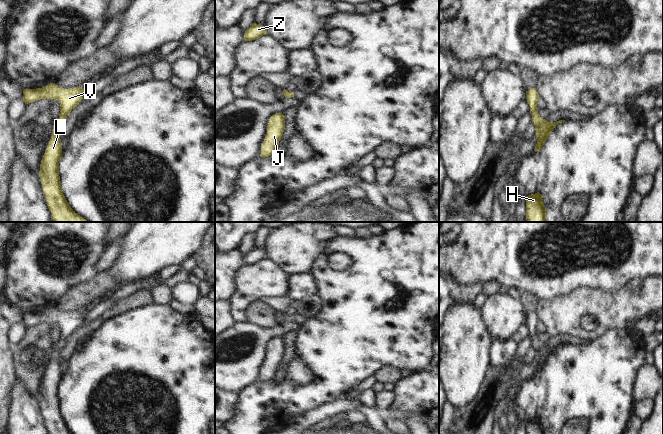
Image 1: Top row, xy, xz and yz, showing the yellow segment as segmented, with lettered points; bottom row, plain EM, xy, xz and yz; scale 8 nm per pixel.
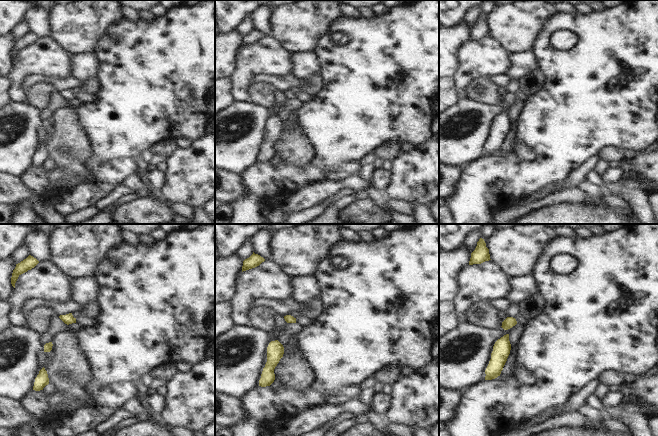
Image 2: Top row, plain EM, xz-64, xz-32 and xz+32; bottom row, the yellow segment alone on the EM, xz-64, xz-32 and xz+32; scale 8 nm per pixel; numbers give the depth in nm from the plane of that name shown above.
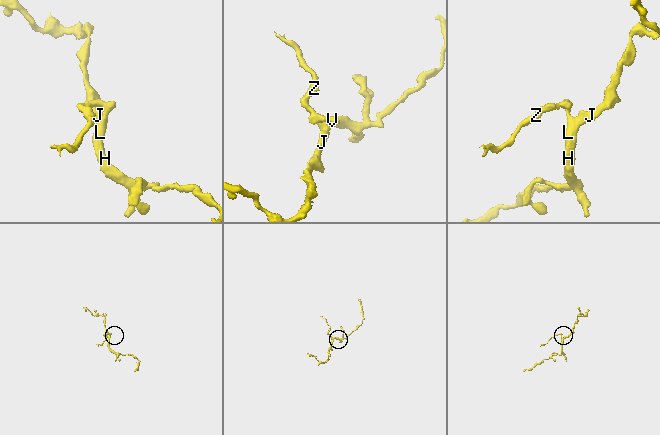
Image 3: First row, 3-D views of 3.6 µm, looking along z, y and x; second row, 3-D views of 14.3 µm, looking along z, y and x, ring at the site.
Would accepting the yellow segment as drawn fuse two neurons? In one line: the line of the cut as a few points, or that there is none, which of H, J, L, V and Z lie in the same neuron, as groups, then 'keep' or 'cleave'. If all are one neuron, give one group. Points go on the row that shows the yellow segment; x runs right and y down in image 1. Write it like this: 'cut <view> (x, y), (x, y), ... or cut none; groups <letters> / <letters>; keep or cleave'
cut none; groups H J L V Z; keep

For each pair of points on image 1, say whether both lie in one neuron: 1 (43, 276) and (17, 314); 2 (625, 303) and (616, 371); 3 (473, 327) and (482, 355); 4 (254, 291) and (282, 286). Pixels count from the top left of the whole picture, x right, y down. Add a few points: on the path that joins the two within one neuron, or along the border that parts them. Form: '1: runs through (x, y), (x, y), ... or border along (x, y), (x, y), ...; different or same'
1: border along (10, 303), (17, 306), (23, 312); different
2: border along (626, 327), (609, 328), (600, 336); different
3: runs through (473, 334), (473, 346), (475, 348); same
4: runs through (261, 286), (275, 286); same

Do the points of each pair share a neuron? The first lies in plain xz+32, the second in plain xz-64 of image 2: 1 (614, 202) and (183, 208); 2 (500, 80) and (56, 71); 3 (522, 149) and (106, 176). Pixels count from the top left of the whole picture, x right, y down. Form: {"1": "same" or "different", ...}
{"1": "same", "2": "different", "3": "different"}

